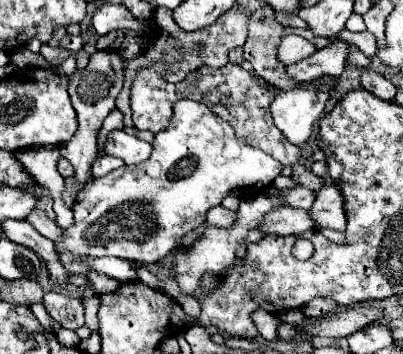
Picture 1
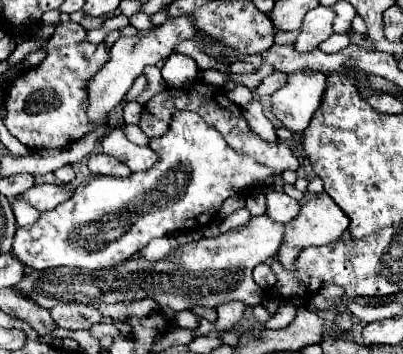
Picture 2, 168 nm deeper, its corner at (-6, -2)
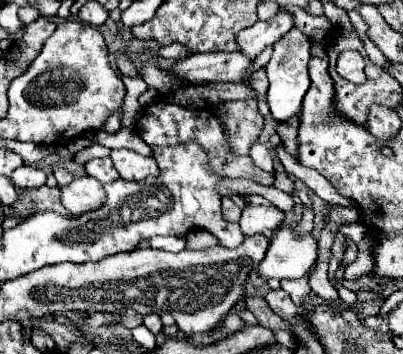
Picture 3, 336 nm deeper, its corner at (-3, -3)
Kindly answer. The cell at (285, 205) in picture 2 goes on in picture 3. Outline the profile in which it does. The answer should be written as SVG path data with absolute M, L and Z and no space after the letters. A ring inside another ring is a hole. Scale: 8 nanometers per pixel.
M247 203L247 207L241 213L241 231L245 235L275 231L281 227L283 219L285 219L285 213L271 203L269 205Z

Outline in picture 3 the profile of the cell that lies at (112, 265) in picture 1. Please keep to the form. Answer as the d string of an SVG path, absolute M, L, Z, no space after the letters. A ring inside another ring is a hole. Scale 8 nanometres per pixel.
M167 235L167 237L153 237L153 239L147 241L147 245L149 245L151 249L163 249L163 251L173 251L173 253L177 253L177 251L185 249L187 237L171 237L171 235Z

